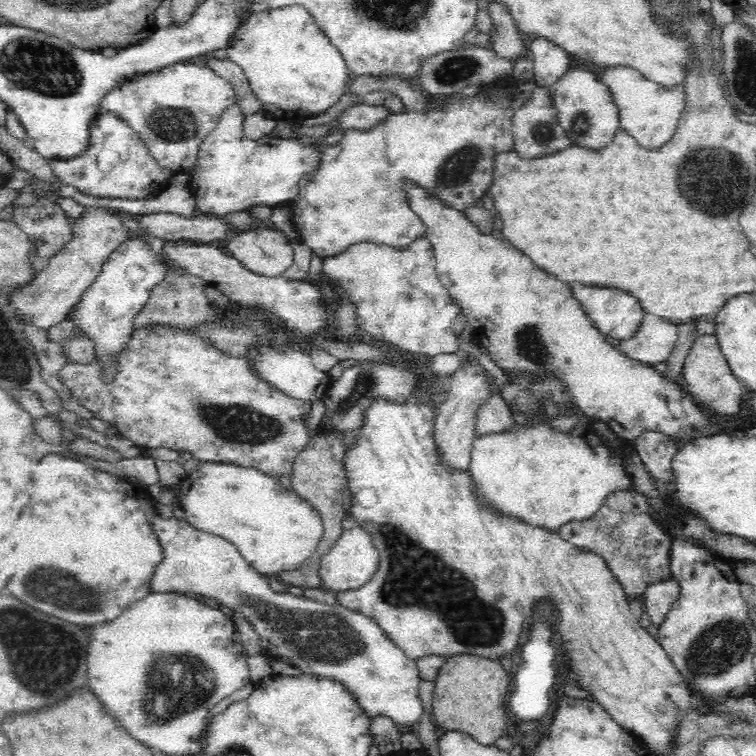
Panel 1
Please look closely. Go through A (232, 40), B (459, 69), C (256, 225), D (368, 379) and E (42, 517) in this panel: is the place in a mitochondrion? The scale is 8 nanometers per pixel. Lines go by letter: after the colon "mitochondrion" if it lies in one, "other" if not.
A: other
B: mitochondrion
C: other
D: mitochondrion
E: other

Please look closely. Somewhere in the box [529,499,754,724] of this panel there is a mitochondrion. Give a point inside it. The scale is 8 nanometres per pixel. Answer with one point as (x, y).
(720, 647)

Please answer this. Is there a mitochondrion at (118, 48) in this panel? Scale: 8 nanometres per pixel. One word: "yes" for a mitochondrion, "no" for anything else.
no

